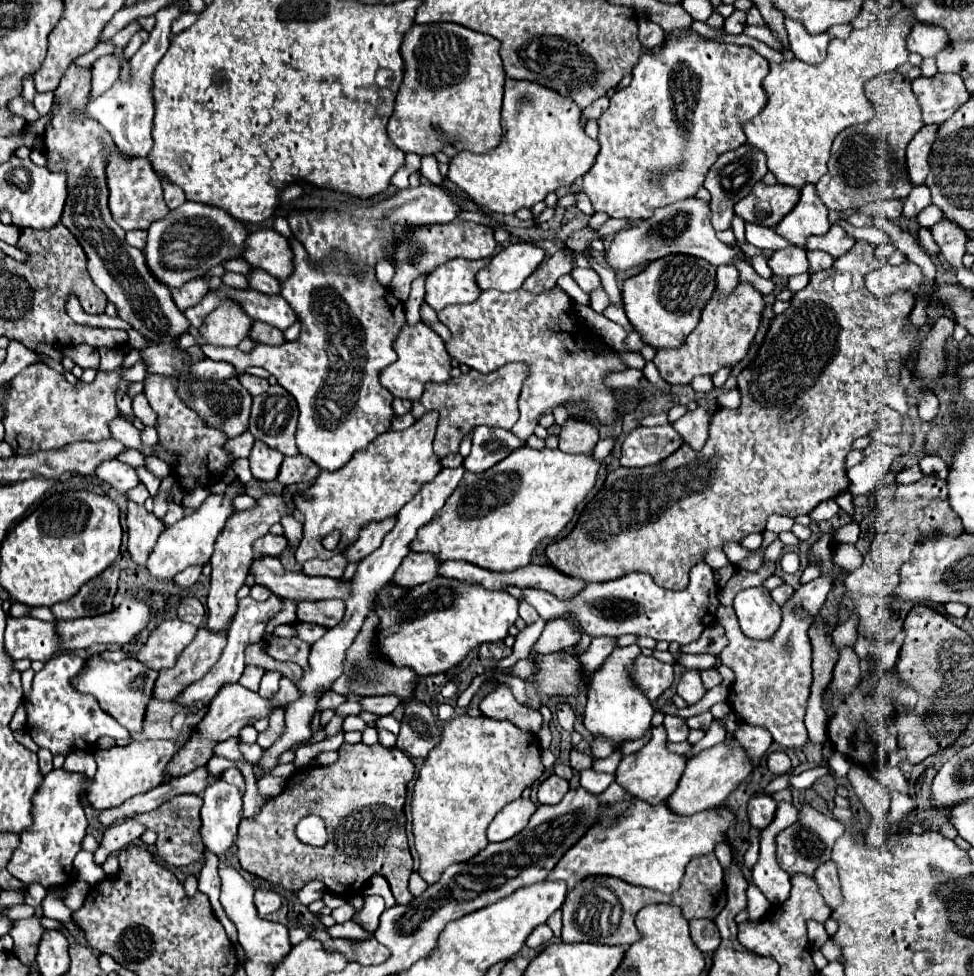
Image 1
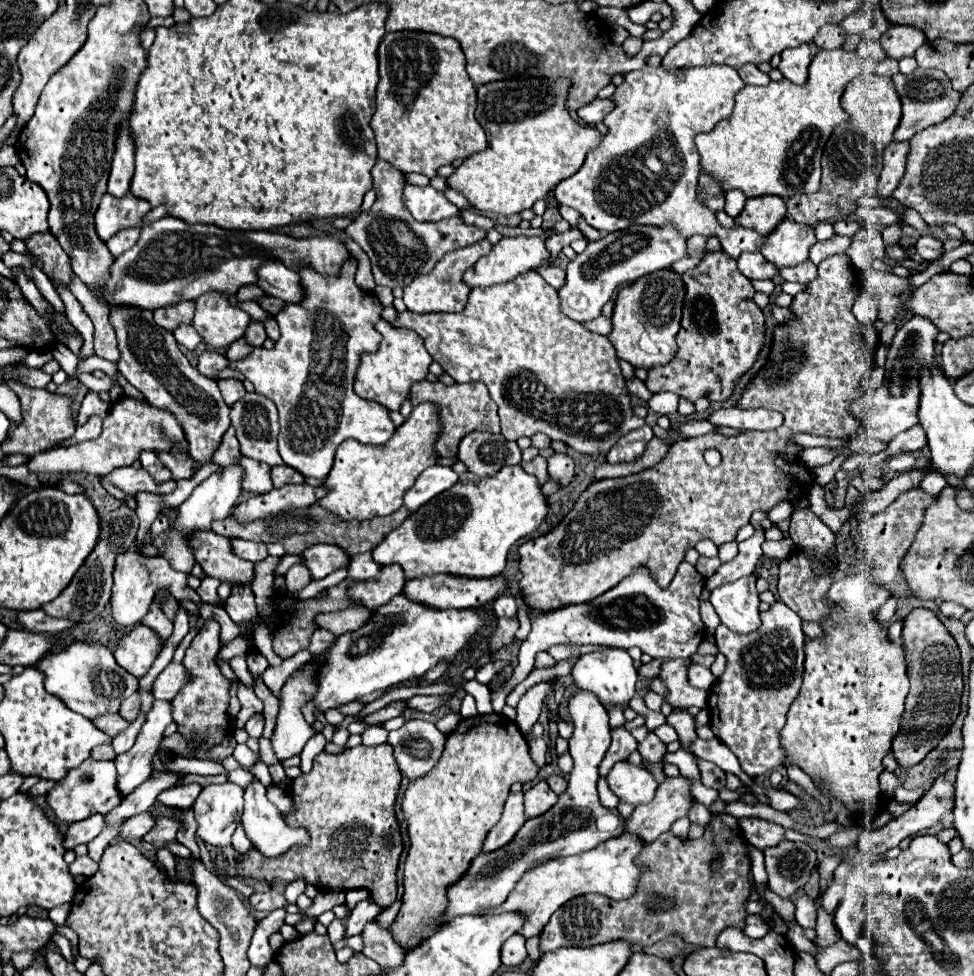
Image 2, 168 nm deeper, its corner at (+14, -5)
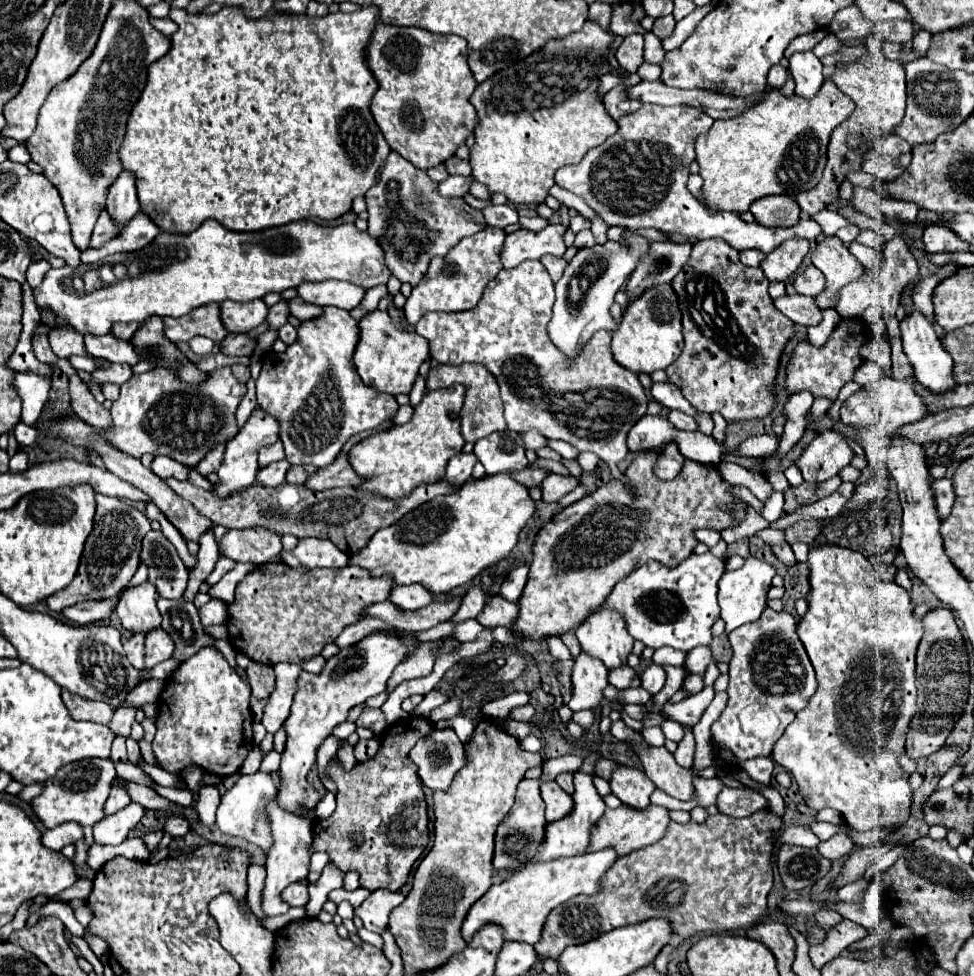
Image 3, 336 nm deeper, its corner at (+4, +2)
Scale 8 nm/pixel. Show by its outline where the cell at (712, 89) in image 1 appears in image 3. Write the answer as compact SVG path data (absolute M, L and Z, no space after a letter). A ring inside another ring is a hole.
M642 105L636 113L624 115L618 119L618 131L608 137L602 145L594 147L586 153L586 157L576 165L566 165L556 171L556 185L562 189L582 197L602 219L606 225L618 225L624 229L640 229L640 227L654 227L666 233L678 231L688 237L696 239L712 239L720 237L730 247L744 251L744 249L760 249L762 253L770 253L776 247L782 245L782 241L792 237L804 237L804 239L818 239L822 235L822 229L812 219L802 219L798 225L788 229L770 229L762 227L760 223L746 223L734 213L716 213L714 217L704 209L704 205L688 191L688 163L694 161L694 141L700 133L708 131L712 127L712 119L704 117L698 109L688 109L686 105L678 107L662 107L662 105Z

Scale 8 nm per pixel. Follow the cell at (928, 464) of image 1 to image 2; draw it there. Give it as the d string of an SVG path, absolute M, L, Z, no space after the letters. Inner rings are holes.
M926 470L924 476L922 476L922 482L920 486L924 488L924 492L932 492L932 494L938 494L942 488L948 486L946 478L940 474L940 472L934 472L934 470Z

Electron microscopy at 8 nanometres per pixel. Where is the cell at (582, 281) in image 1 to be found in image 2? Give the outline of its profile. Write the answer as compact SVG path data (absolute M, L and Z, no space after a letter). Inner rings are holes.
M556 264L538 268L538 274L540 274L542 278L546 278L548 284L550 284L552 288L556 288L556 290L560 290L560 288L566 284L566 272L564 272L560 266L556 266Z

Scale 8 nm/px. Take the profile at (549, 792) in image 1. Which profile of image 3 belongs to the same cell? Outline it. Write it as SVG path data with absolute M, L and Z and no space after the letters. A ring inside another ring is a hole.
M548 781L540 785L542 791L542 799L546 803L546 819L548 823L560 821L564 817L568 817L574 809L574 801L572 797L560 789L560 785L556 781Z

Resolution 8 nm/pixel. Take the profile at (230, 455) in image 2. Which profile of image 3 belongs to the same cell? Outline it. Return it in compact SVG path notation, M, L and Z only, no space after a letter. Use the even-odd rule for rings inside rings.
M250 379L248 383L248 391L246 391L246 395L244 395L244 401L240 403L240 409L238 409L238 425L242 427L242 421L252 413L252 409L254 407L258 407L258 403L256 403L256 389L254 389L254 379Z

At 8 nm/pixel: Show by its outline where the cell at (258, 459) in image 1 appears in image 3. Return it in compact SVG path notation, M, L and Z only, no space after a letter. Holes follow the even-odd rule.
M276 461L276 463L258 471L258 483L266 485L266 487L278 487L286 481L284 477L286 477L288 469L290 469L288 461Z

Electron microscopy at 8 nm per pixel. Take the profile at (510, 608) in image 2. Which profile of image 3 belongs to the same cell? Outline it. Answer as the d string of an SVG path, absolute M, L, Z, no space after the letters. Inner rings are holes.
M522 565L522 567L514 569L514 571L506 577L500 595L502 595L504 599L508 599L508 601L518 601L520 595L522 595L522 591L524 591L524 585L526 585L526 581L528 581L528 571L530 571L528 565Z

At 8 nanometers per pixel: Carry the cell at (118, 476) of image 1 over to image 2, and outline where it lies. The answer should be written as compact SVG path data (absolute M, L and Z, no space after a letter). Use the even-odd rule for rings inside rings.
M132 466L116 468L114 472L110 472L106 476L100 476L100 478L106 480L106 482L110 482L112 486L116 486L118 490L122 490L124 494L130 494L130 496L134 496L140 490L154 492L154 494L170 494L170 492L176 490L176 482L174 480L168 480L168 482L164 482L160 486L160 484L156 484L152 480L152 476L144 468L134 470Z

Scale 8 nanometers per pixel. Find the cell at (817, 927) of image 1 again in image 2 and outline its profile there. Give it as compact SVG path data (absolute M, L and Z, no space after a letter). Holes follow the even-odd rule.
M782 840L772 848L764 848L768 886L780 898L790 898L808 880L816 866L816 850L810 844Z

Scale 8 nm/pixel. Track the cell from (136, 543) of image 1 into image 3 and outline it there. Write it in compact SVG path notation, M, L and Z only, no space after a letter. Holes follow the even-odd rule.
M142 583L138 587L126 589L120 595L120 605L116 605L116 613L122 621L122 627L130 633L150 633L160 629L161 614L157 608L158 593L152 583Z

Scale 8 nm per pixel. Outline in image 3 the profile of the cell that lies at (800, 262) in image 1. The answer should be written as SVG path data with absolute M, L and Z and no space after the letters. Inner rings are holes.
M746 249L746 251L742 251L740 253L740 261L744 263L744 265L748 265L748 267L758 267L760 265L760 261L764 261L764 253L760 253L760 251L756 251L756 249Z

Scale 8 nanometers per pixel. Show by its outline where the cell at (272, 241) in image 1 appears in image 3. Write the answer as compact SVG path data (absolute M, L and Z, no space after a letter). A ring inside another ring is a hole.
M328 279L316 285L300 285L300 289L296 291L308 303L314 303L320 307L332 305L346 311L354 309L364 299L364 293L366 293L358 285L352 285L348 281L336 281L336 279Z

